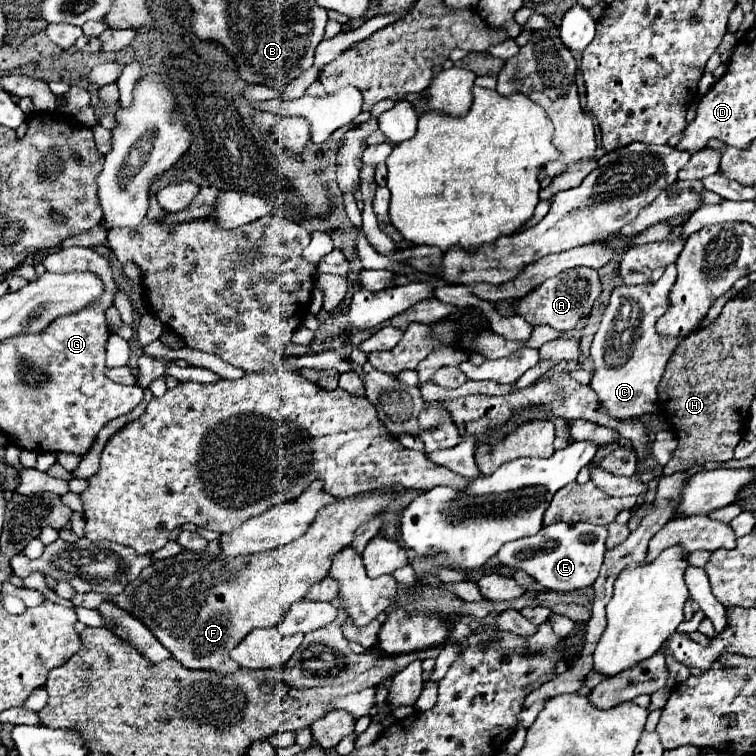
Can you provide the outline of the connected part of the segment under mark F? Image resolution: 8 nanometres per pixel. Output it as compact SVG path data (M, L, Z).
M382 488L364 496L356 494L332 502L318 510L306 534L290 544L260 554L222 558L210 556L208 552L184 550L178 556L158 560L144 568L122 594L84 592L74 594L72 604L98 610L100 604L112 602L144 622L182 666L192 670L212 668L222 674L234 672L240 666L230 660L230 650L240 644L250 630L276 626L282 614L304 598L310 584L328 576L332 556L352 542L356 528L382 514L394 496L394 490Z

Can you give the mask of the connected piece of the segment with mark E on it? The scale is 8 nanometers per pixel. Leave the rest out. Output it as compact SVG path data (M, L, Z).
M554 522L544 526L538 534L522 540L508 542L500 548L498 560L504 566L528 572L538 584L548 590L570 592L578 588L588 588L598 578L598 570L604 560L604 540L608 530L590 522Z

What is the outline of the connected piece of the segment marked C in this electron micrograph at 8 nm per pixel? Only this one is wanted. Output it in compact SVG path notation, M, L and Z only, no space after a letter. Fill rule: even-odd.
M670 264L670 266L666 266L662 278L652 282L652 284L618 286L612 292L610 302L604 310L600 328L598 328L598 332L592 340L592 350L590 350L590 356L594 360L594 376L592 376L590 388L598 394L600 408L616 420L638 418L638 416L652 414L652 412L658 410L658 392L656 392L656 388L662 380L666 362L670 360L670 354L674 352L674 348L680 342L674 342L674 338L670 340L670 338L662 338L660 334L656 334L654 324L668 308L668 292L670 292L670 286L674 284L674 280L676 280L676 264Z

